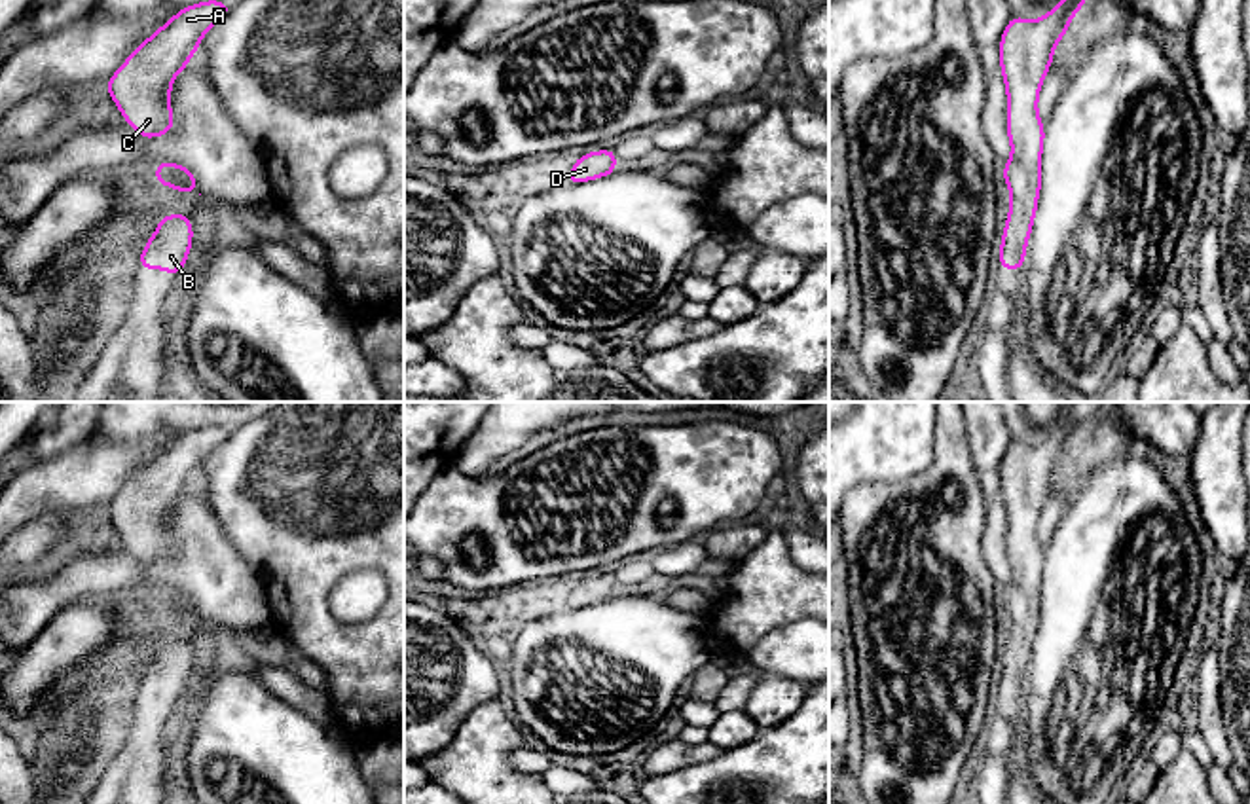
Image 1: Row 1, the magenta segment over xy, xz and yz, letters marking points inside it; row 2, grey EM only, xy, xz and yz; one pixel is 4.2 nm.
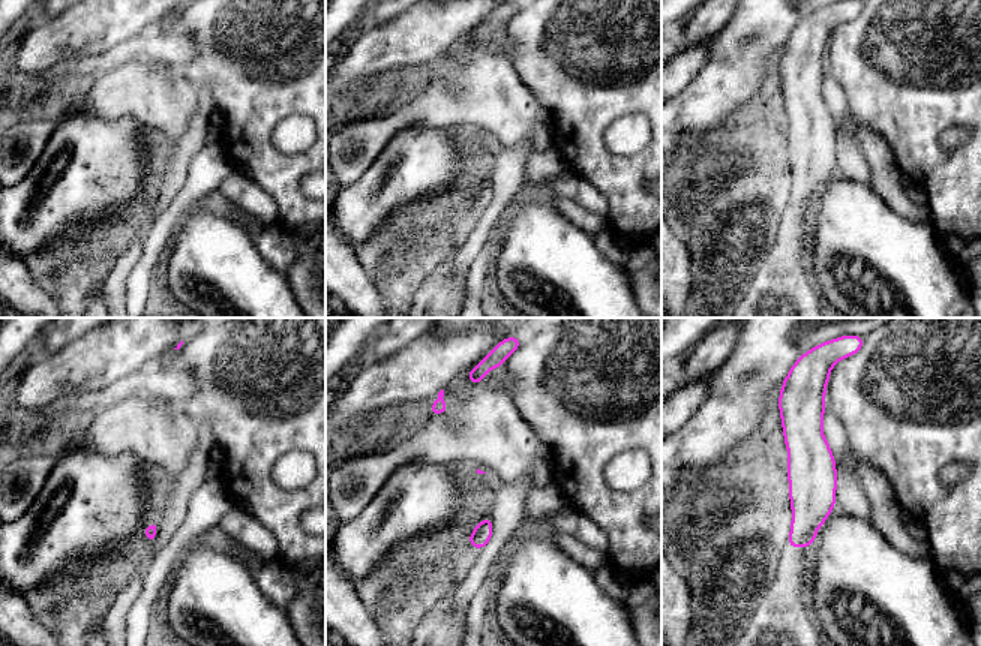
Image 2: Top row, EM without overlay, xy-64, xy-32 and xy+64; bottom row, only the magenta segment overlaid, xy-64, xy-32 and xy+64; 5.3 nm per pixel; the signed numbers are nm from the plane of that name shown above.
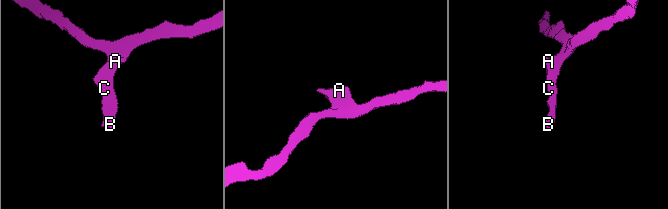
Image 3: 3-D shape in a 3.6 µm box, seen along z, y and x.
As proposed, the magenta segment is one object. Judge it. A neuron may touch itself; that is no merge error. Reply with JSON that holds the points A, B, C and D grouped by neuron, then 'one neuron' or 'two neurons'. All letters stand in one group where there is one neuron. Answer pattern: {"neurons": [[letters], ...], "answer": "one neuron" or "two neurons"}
{"neurons": [["A", "B", "C", "D"]], "answer": "one neuron"}

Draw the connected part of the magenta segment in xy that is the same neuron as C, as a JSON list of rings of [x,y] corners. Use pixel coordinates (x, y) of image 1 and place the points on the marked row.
[[[209,0],[176,11],[157,28],[118,72],[102,85],[110,91],[121,116],[142,137],[169,135],[175,118],[169,93],[175,76],[188,66],[203,34],[222,21],[231,4]]]

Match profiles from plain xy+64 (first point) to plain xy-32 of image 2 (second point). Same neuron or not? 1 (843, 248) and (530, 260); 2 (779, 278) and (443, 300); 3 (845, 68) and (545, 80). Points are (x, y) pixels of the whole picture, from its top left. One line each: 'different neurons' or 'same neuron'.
1: same neuron
2: same neuron
3: same neuron

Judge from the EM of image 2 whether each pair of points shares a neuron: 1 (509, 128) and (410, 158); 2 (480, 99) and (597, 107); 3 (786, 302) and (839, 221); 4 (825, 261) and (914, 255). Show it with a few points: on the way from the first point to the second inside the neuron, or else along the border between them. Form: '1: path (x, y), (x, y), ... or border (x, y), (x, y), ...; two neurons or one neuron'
1: border (440, 126), (467, 126), (477, 132); two neurons
2: border (516, 72), (533, 98), (549, 114), (552, 134); two neurons
3: border (810, 261), (821, 297); two neurons
4: path (848, 260), (852, 255), (891, 255); one neuron

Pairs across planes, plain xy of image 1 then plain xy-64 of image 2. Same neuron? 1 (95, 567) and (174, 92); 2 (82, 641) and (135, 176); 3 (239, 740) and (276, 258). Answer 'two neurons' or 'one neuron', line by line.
1: one neuron
2: one neuron
3: two neurons

